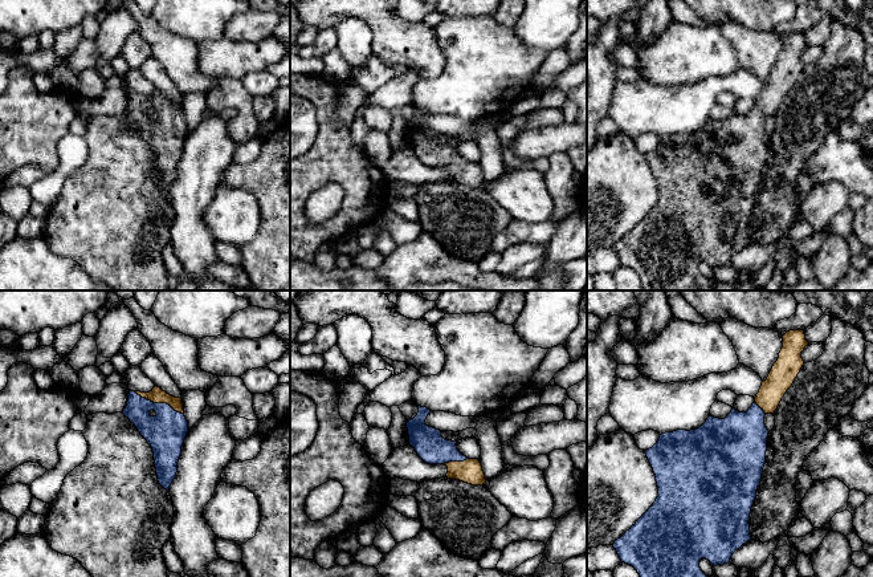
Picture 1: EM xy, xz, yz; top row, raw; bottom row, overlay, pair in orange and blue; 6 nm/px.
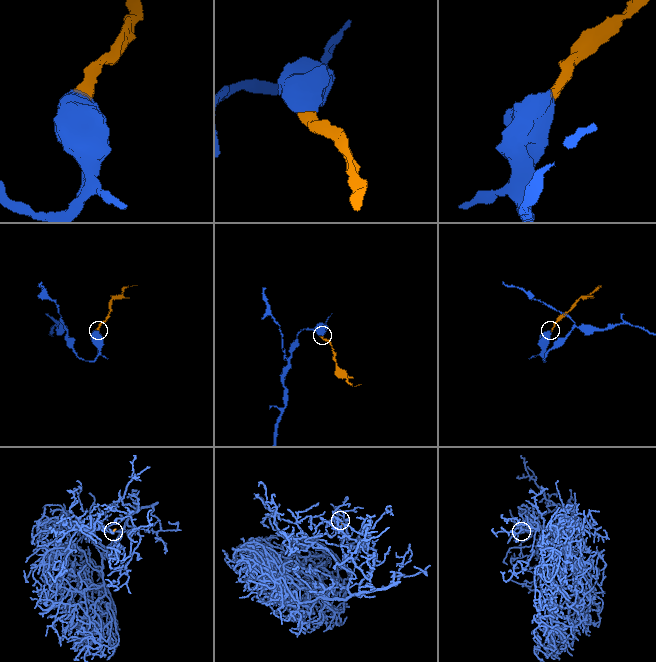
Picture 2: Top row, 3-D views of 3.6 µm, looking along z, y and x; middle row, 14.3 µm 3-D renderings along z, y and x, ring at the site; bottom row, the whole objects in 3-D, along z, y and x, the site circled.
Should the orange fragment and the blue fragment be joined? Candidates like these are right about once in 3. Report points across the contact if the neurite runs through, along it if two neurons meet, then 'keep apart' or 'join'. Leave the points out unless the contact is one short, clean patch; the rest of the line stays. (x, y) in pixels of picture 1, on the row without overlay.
way xy (156, 98), (159, 105), (166, 112), (166, 135); join

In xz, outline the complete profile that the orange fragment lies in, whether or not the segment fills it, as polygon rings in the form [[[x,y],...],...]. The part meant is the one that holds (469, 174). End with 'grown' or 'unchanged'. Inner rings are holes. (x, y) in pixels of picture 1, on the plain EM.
[[[419,110],[417,118],[407,125],[409,147],[417,158],[429,167],[445,167],[445,180],[456,182],[472,188],[486,186],[482,168],[478,162],[468,162],[458,153],[456,146],[441,139],[441,134],[425,127],[431,113]]] | grown

